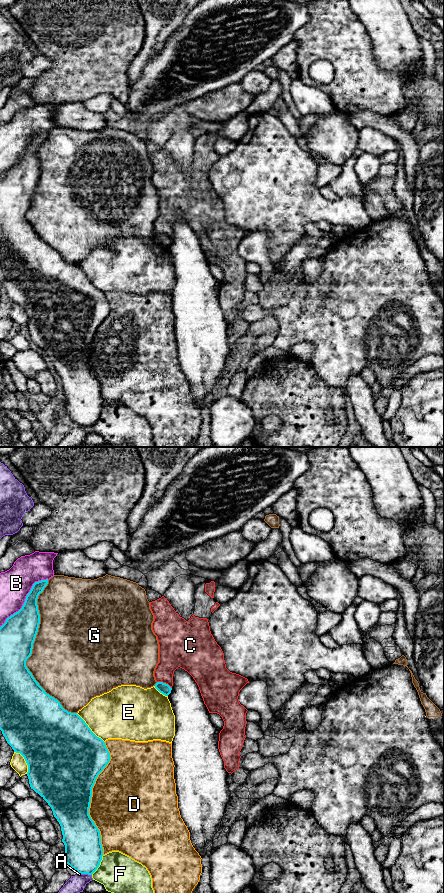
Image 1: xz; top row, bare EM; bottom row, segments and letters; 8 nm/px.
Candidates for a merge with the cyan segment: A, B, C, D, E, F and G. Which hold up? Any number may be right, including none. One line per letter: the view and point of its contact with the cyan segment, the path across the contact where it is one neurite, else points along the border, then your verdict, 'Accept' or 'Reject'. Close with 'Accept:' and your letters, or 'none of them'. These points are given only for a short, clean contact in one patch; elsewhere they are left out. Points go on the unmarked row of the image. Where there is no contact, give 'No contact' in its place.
A: Touches cyan at xz (85, 425). Reject
B: Touches cyan at xz (25, 152). Reject
C: Touches cyan at xz (164, 235). Boundary: xz (157, 233), (162, 233), (171, 240). Reject
D: Touches cyan at xz (90, 350). Reject
E: Touches cyan at xz (89, 280). Reject
F: Touches cyan at xz (99, 416). Reject
G: Touches cyan at xz (31, 204). Reject
Accept: none of them

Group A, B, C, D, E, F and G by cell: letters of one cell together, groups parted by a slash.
A / B / C / D / E / F / G

